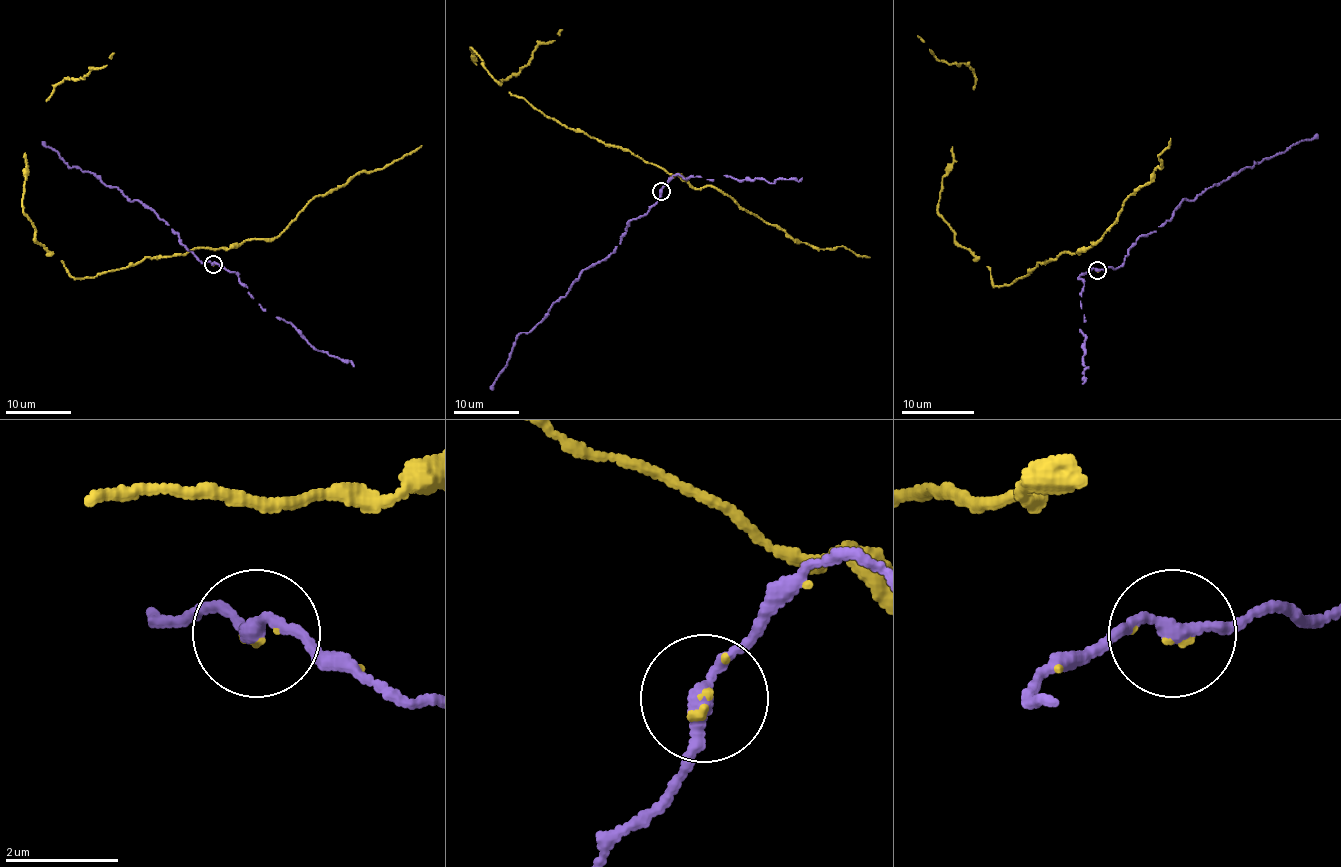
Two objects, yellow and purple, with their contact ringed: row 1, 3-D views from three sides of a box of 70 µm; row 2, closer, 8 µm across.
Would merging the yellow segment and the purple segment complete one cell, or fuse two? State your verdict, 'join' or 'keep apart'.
join

